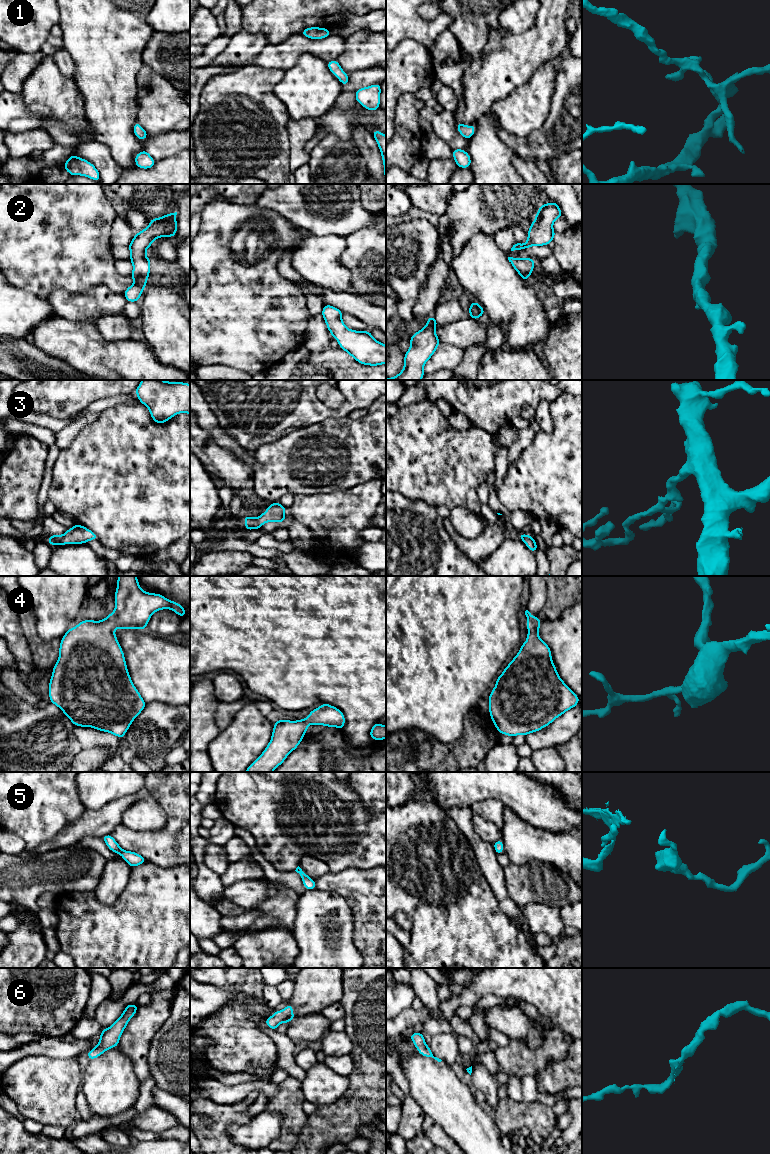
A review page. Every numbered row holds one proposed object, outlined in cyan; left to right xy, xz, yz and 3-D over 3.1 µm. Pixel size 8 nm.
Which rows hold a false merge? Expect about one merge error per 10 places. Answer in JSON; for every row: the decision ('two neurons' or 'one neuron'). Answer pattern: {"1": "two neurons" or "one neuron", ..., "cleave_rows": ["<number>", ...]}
{"1": "one neuron", "2": "one neuron", "3": "one neuron", "4": "one neuron", "5": "one neuron", "6": "two neurons", "cleave_rows": ["6"]}

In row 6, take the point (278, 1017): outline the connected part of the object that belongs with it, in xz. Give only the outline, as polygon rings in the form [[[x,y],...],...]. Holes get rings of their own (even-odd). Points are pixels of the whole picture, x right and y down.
[[[288,1004],[284,1009],[281,1011],[275,1011],[274,1014],[268,1018],[266,1018],[265,1023],[266,1025],[276,1031],[276,1028],[284,1021],[293,1014],[293,1006]]]

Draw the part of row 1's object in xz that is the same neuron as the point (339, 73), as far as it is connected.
[[[337,60],[328,61],[326,63],[329,70],[335,77],[338,78],[338,80],[343,84],[343,86],[349,84],[349,75],[344,72]]]

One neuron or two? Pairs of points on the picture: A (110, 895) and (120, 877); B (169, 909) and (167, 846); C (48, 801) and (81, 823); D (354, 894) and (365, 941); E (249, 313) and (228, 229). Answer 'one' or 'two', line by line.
A: one
B: two
C: two
D: one
E: one

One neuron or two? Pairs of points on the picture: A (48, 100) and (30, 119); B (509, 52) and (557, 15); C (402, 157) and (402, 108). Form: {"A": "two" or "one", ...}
{"A": "two", "B": "one", "C": "one"}

